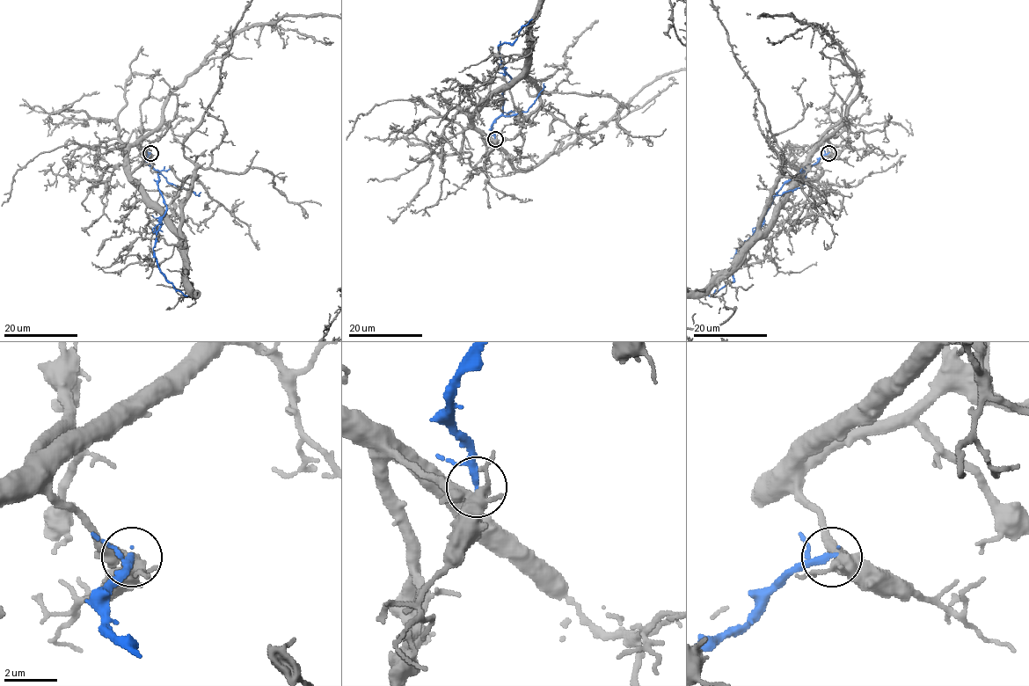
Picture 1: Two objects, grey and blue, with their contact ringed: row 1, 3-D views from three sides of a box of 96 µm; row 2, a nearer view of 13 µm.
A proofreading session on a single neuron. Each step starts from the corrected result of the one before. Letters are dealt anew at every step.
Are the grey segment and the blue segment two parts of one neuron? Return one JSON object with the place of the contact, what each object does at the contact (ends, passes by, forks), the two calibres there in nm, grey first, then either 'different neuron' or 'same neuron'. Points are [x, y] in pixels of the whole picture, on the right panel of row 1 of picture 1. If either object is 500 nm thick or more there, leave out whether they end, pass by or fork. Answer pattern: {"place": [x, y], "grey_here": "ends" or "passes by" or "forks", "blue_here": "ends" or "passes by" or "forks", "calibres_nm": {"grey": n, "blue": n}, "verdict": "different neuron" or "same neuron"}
{"place": [828, 153], "grey_here": "forks", "blue_here": "passes by", "calibres_nm": {"grey": 400, "blue": 200}, "verdict": "different neuron"}

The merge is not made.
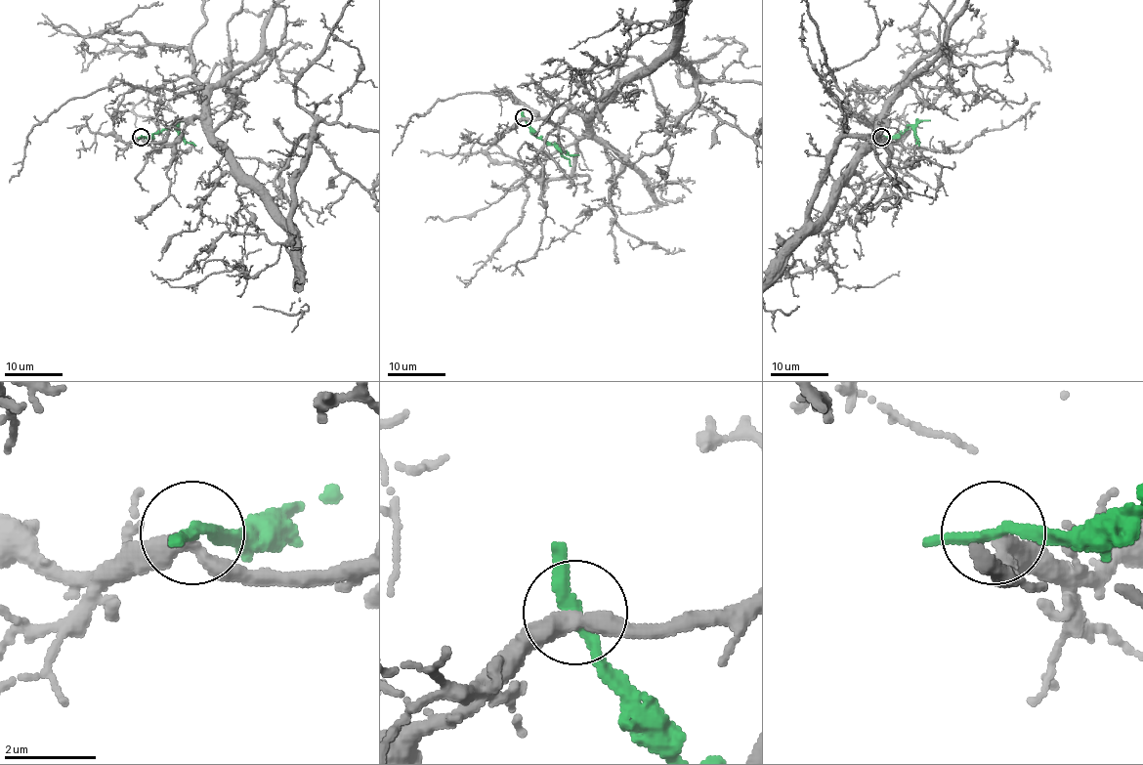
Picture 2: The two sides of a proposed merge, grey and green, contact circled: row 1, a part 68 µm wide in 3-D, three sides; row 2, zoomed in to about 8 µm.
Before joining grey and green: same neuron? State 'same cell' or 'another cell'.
another cell

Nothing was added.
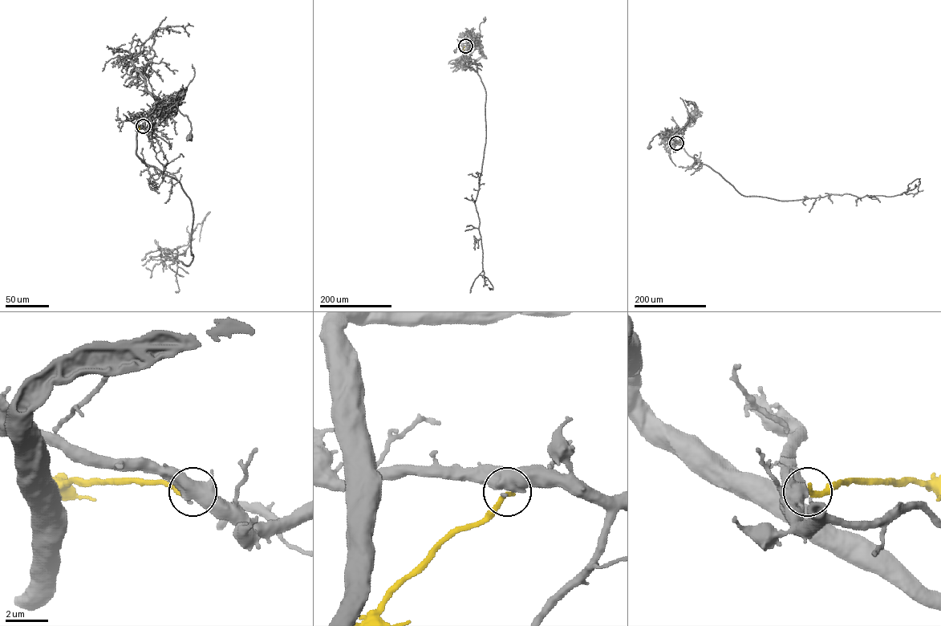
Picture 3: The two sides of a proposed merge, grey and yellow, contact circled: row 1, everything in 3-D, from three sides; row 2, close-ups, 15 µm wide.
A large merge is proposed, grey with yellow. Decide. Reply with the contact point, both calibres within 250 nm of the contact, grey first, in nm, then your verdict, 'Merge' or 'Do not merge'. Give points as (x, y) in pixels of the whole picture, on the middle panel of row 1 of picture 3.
Place: (465, 46). Thickness 480 nm (grey) against 240 nm. Merge

